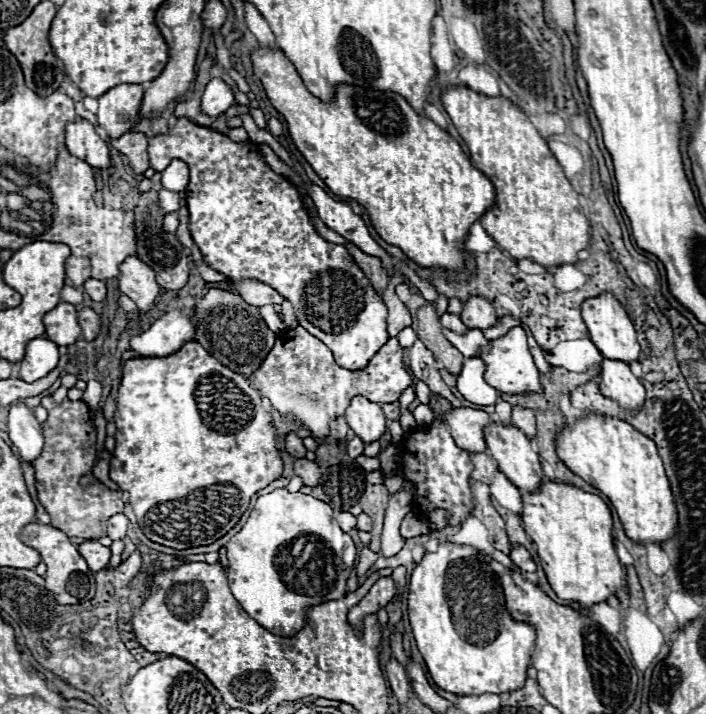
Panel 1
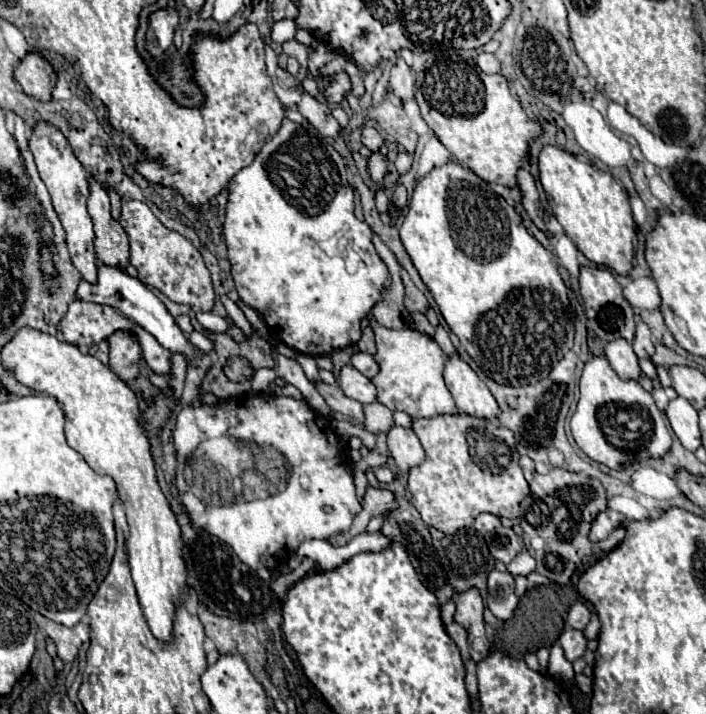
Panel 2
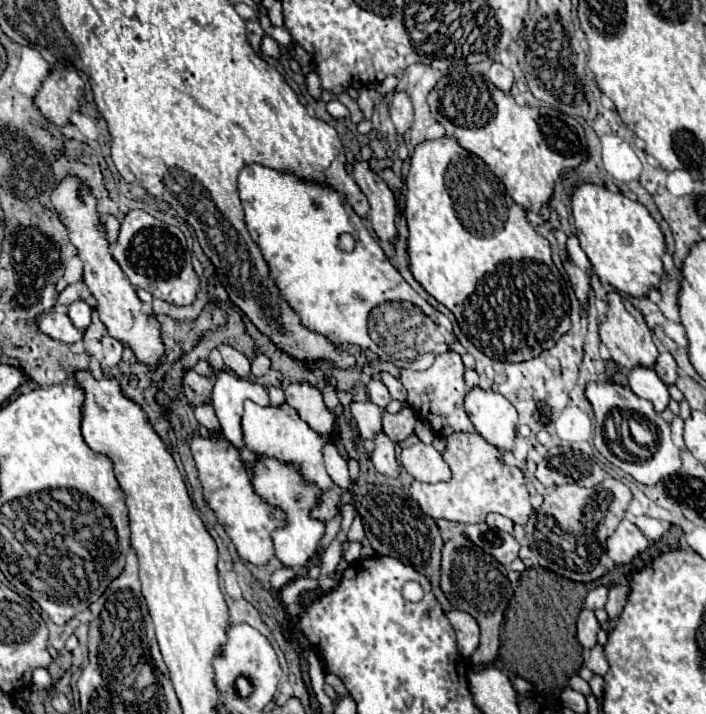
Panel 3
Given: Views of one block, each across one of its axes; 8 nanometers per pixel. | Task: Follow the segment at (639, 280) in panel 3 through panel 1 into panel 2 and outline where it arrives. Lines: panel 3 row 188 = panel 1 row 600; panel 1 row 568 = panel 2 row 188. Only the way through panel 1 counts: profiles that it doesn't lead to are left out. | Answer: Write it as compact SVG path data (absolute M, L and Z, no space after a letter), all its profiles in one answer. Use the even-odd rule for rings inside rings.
M544 146L538 158L540 182L548 196L550 208L556 220L564 226L568 238L576 248L594 264L610 268L620 276L628 276L634 258L634 232L636 222L632 218L628 192L608 172L596 170L592 164L580 162L576 156L556 148Z

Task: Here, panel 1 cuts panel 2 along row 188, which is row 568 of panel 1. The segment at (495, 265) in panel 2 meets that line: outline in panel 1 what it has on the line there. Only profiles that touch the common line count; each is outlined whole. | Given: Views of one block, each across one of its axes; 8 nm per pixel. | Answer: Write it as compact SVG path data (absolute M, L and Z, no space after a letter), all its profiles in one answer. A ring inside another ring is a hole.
M444 540L436 552L424 552L408 584L408 620L426 668L442 690L460 696L522 688L534 650L534 628L510 616L498 574L488 562L478 548Z

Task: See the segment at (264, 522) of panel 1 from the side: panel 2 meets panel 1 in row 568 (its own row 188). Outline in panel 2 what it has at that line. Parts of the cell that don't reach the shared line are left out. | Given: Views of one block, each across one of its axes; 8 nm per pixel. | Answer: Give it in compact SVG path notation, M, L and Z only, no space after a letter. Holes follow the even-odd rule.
M288 118L256 160L234 176L234 184L228 184L224 236L242 302L262 316L270 338L308 356L354 346L360 340L362 320L390 284L388 268L374 250L370 226L354 216L354 192L346 180L342 156L336 152L334 158L330 138Z

